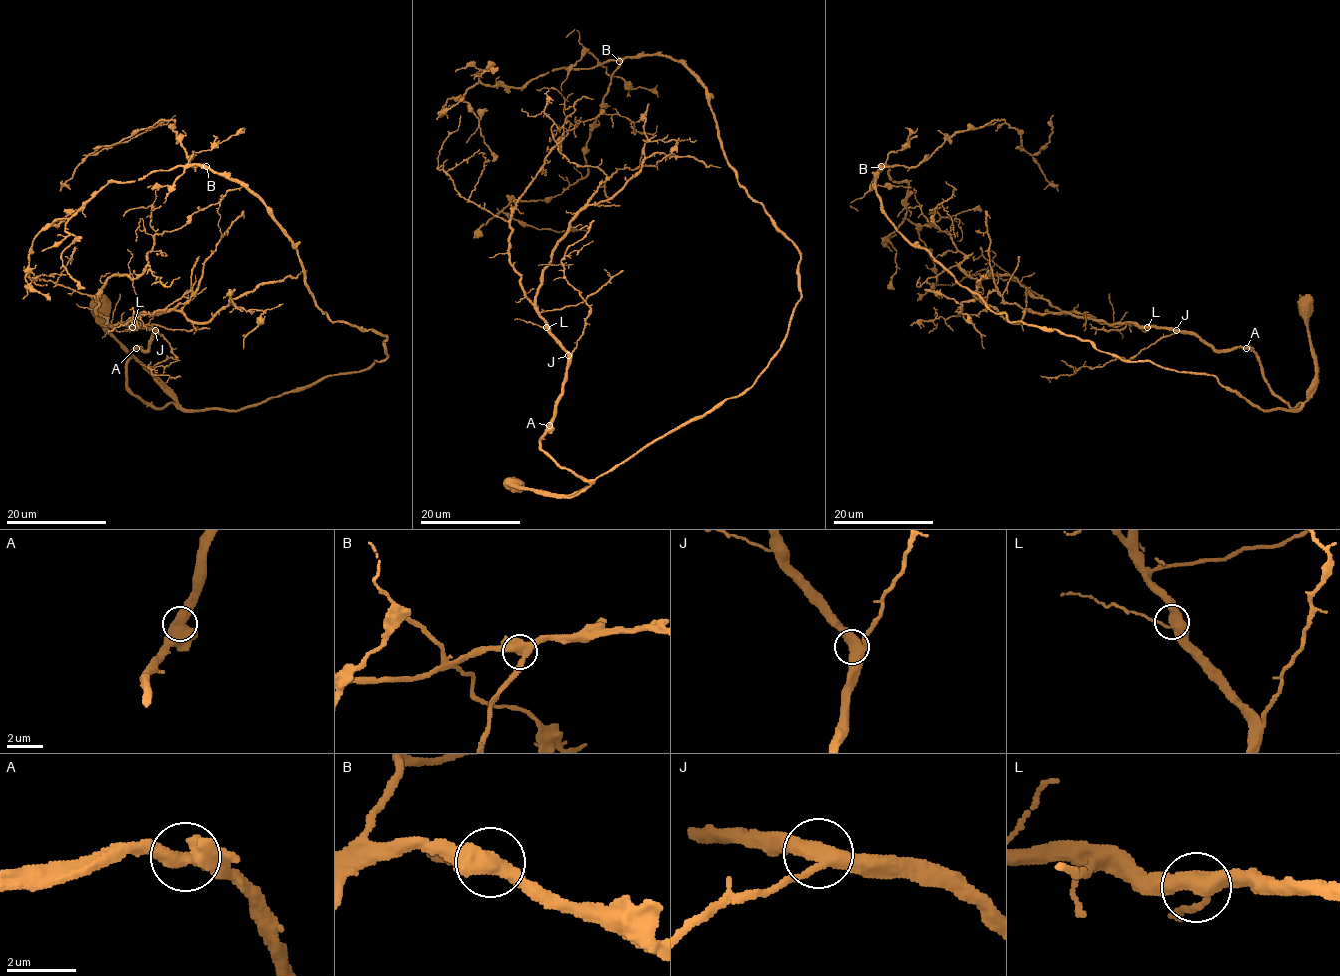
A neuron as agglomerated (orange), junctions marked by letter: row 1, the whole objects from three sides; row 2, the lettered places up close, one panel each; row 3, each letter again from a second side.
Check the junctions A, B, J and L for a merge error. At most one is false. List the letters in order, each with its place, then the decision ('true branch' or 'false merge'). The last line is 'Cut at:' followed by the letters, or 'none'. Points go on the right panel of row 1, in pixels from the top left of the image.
A: (1246, 348) | true branch
B: (881, 166) | true branch
J: (1176, 330) | true branch
L: (1147, 327) | true branch
Cut at: none

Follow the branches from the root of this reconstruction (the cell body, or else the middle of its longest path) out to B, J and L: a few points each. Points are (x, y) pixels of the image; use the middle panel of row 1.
B: (512, 483), (577, 495), (743, 394), (800, 298), (799, 249), (739, 183), (708, 91), (670, 57), (619, 61)
J: (512, 483), (564, 495), (577, 495), (589, 485), (541, 449), (568, 355)
L: (512, 483), (564, 495), (577, 495), (589, 485), (541, 449), (567, 374), (566, 349), (546, 327)

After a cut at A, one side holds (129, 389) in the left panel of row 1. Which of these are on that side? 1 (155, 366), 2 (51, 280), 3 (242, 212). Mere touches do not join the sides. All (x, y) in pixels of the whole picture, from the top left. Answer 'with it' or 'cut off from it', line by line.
1: cut off from it
2: cut off from it
3: cut off from it

